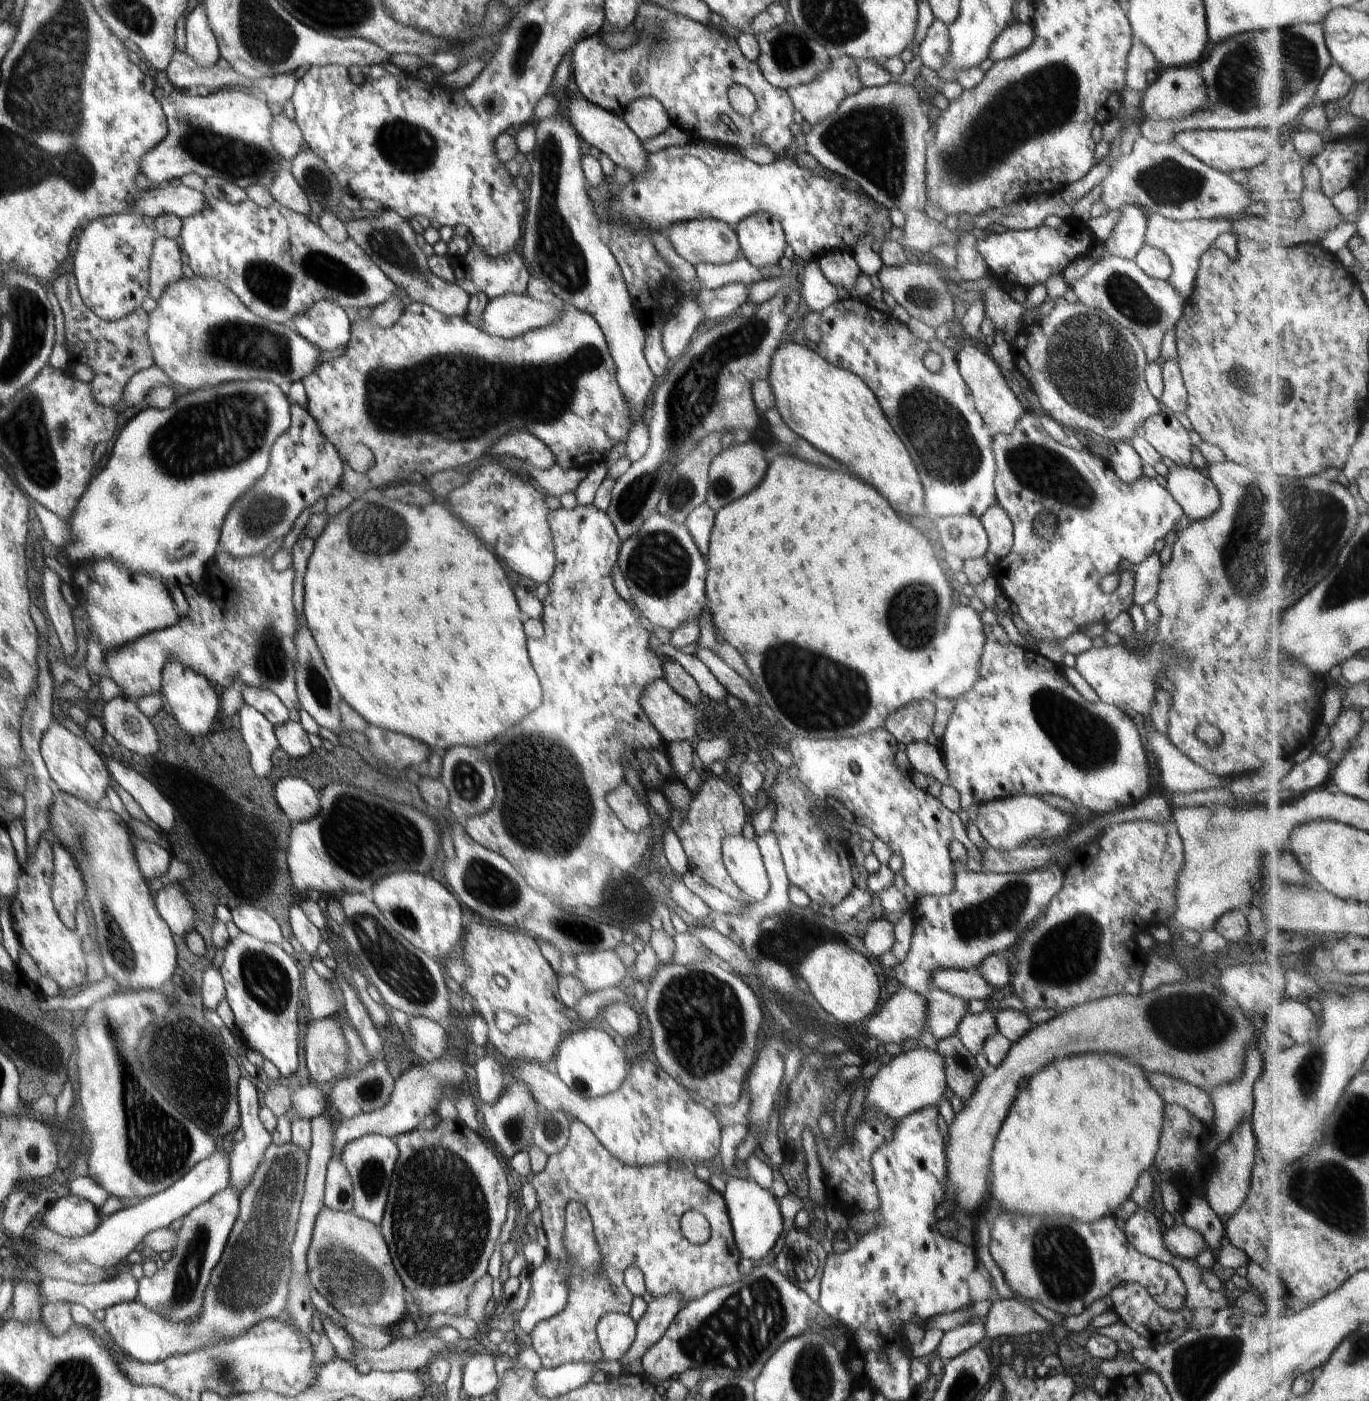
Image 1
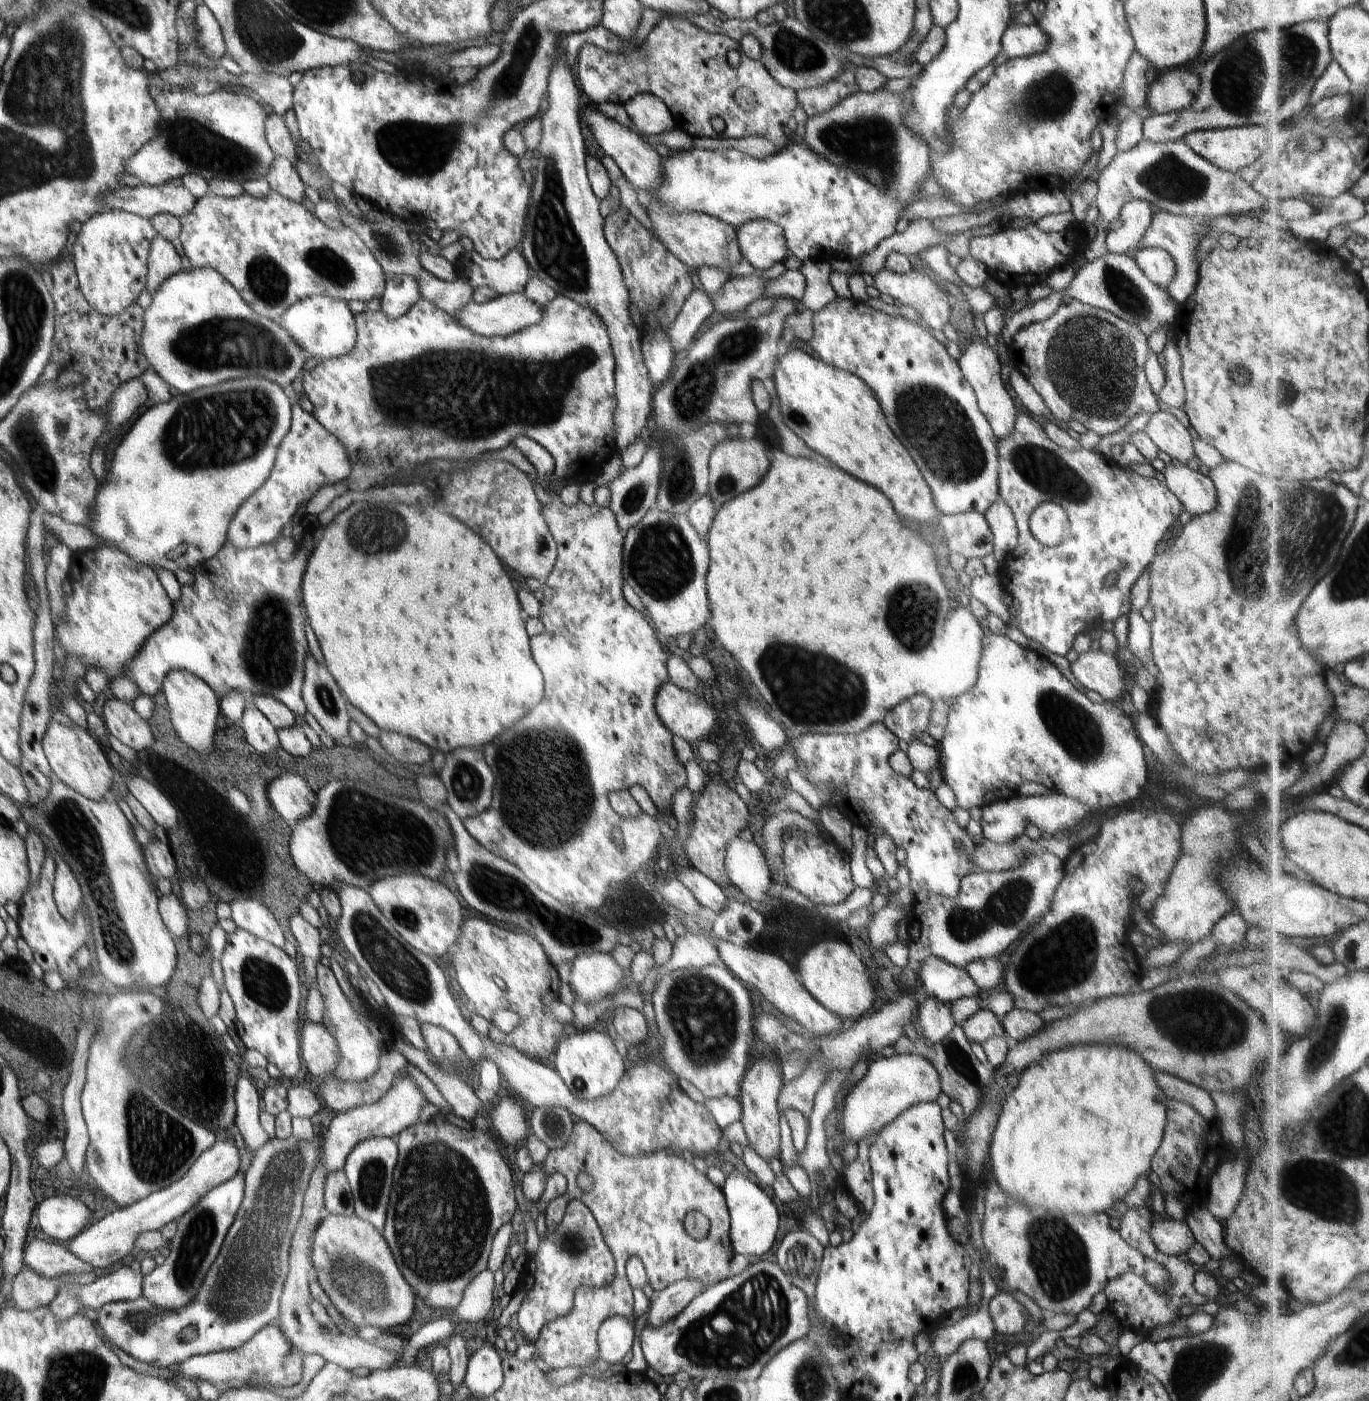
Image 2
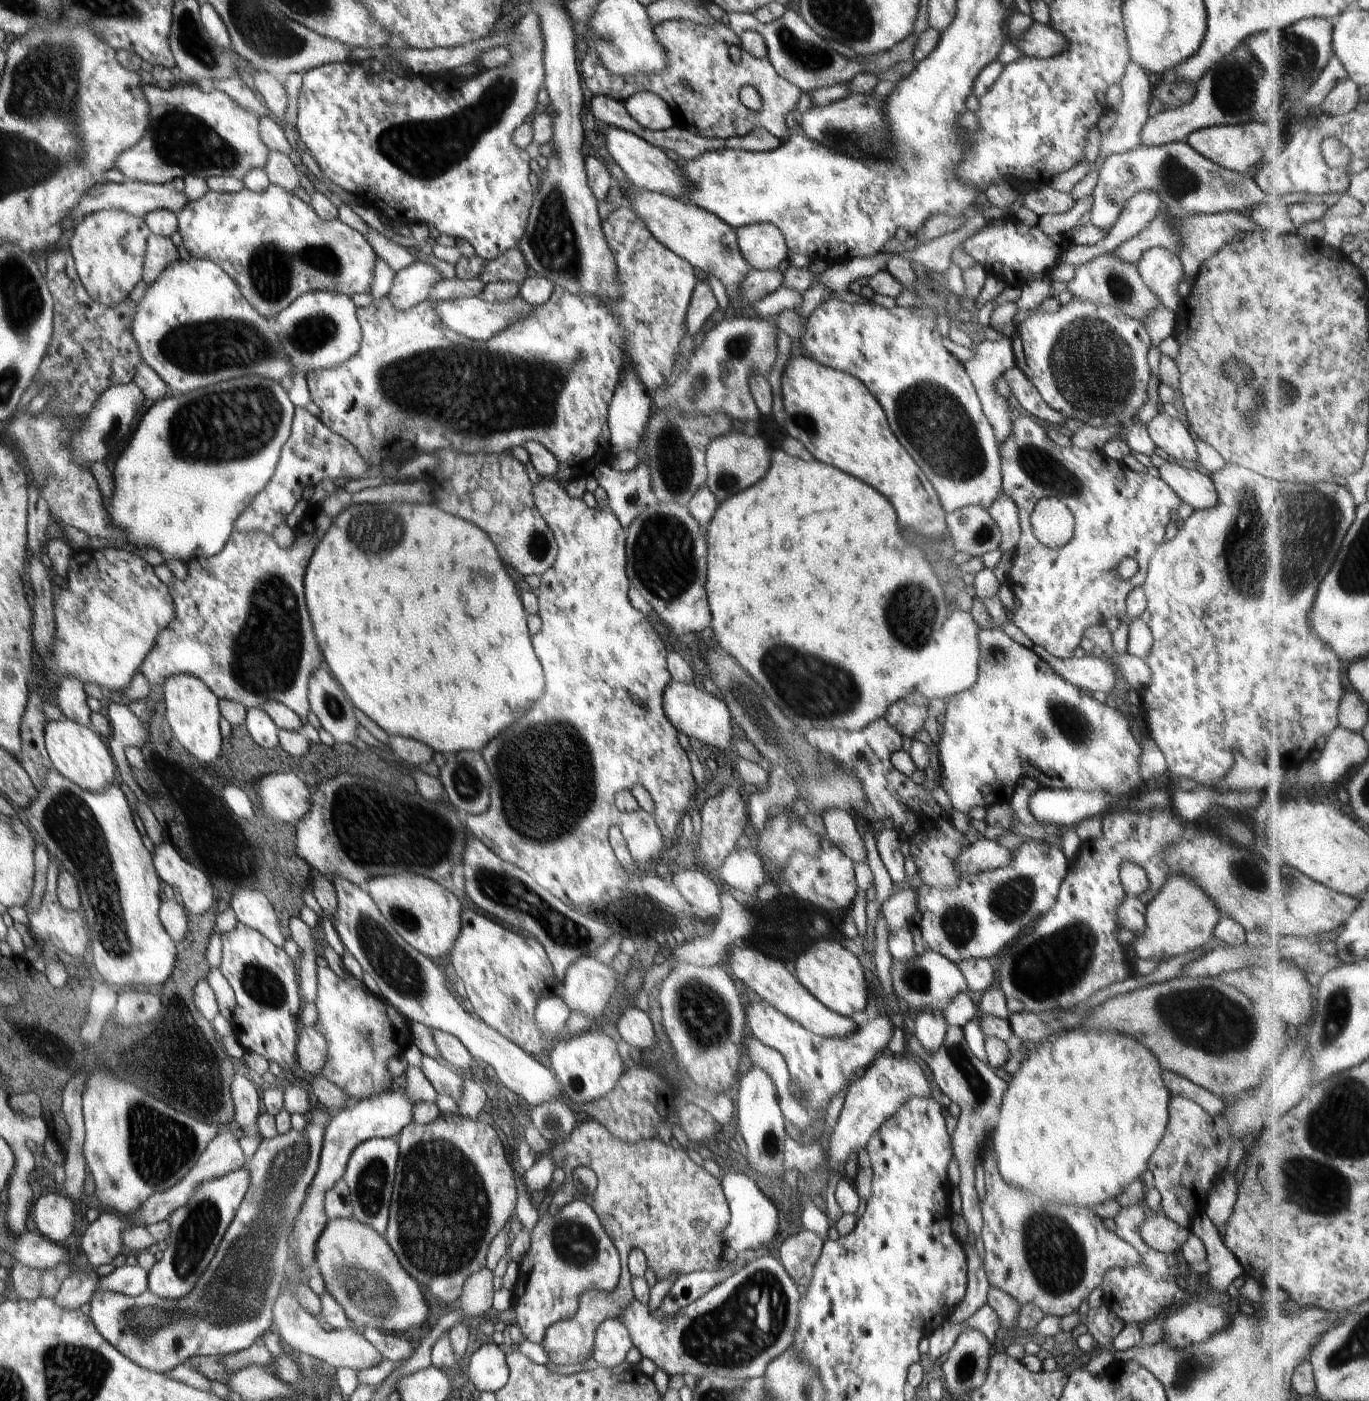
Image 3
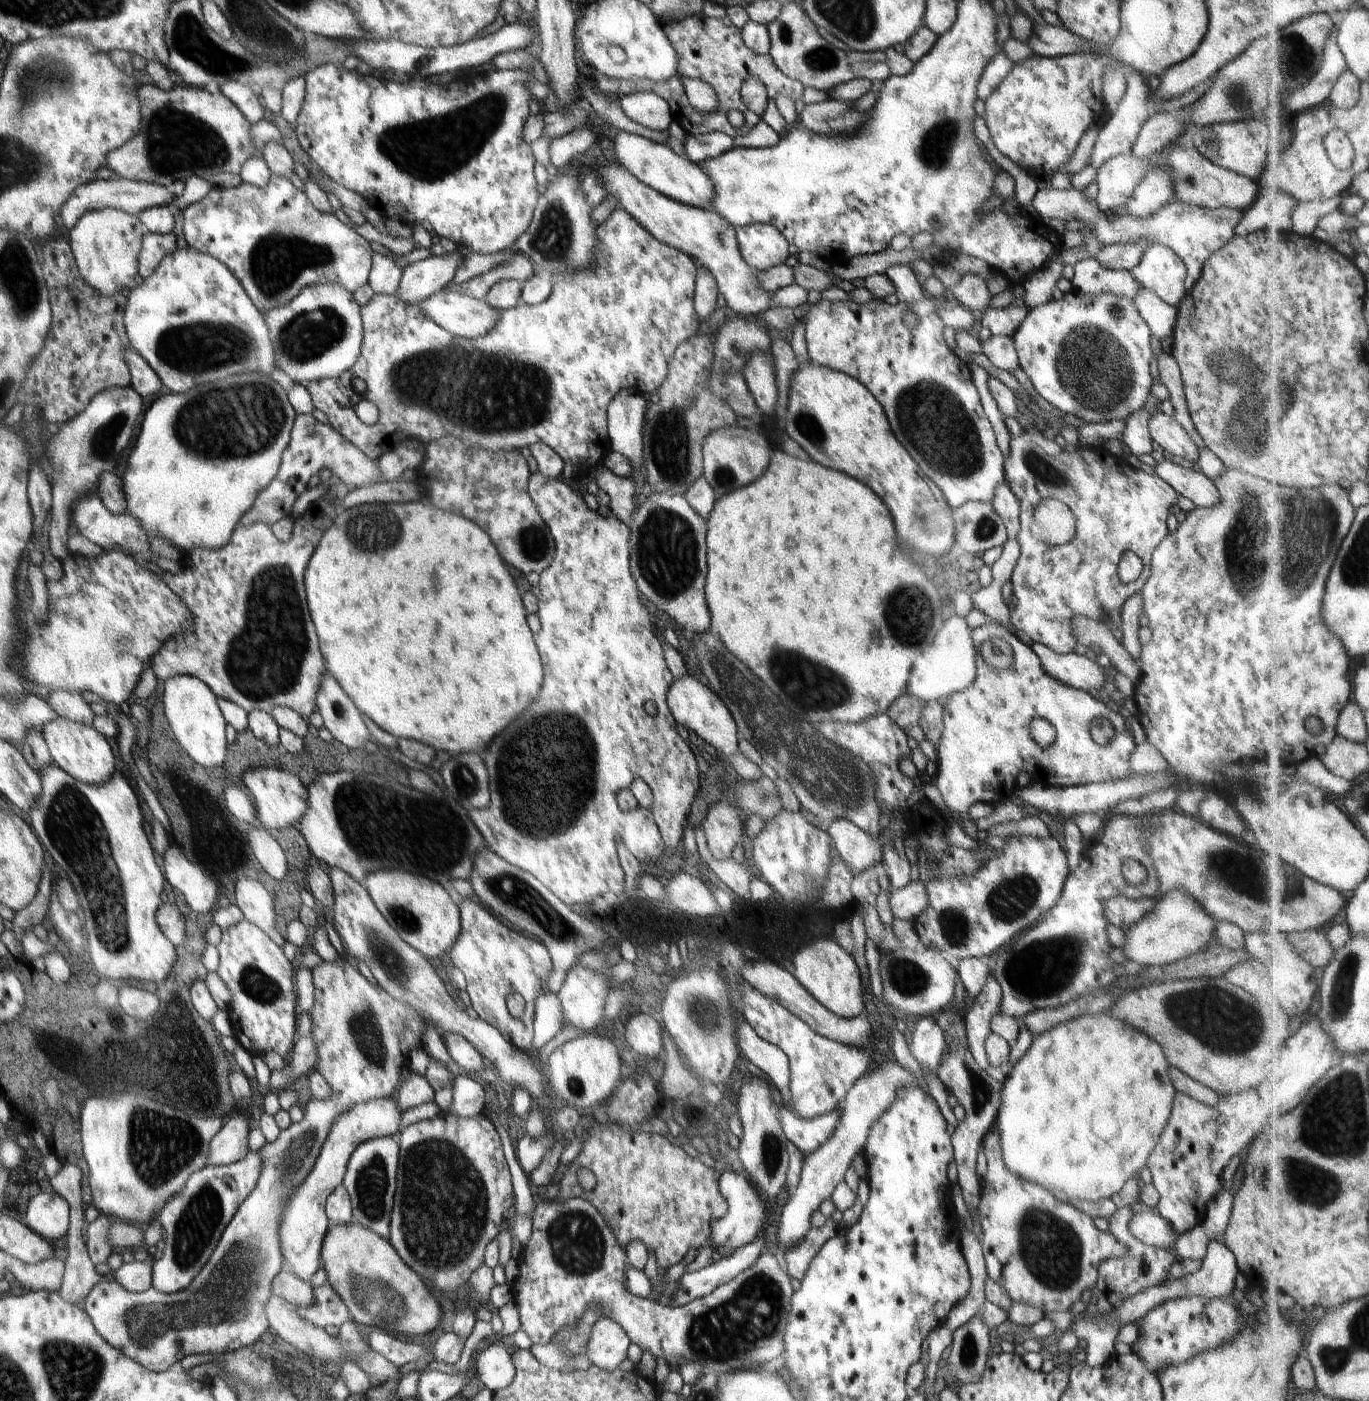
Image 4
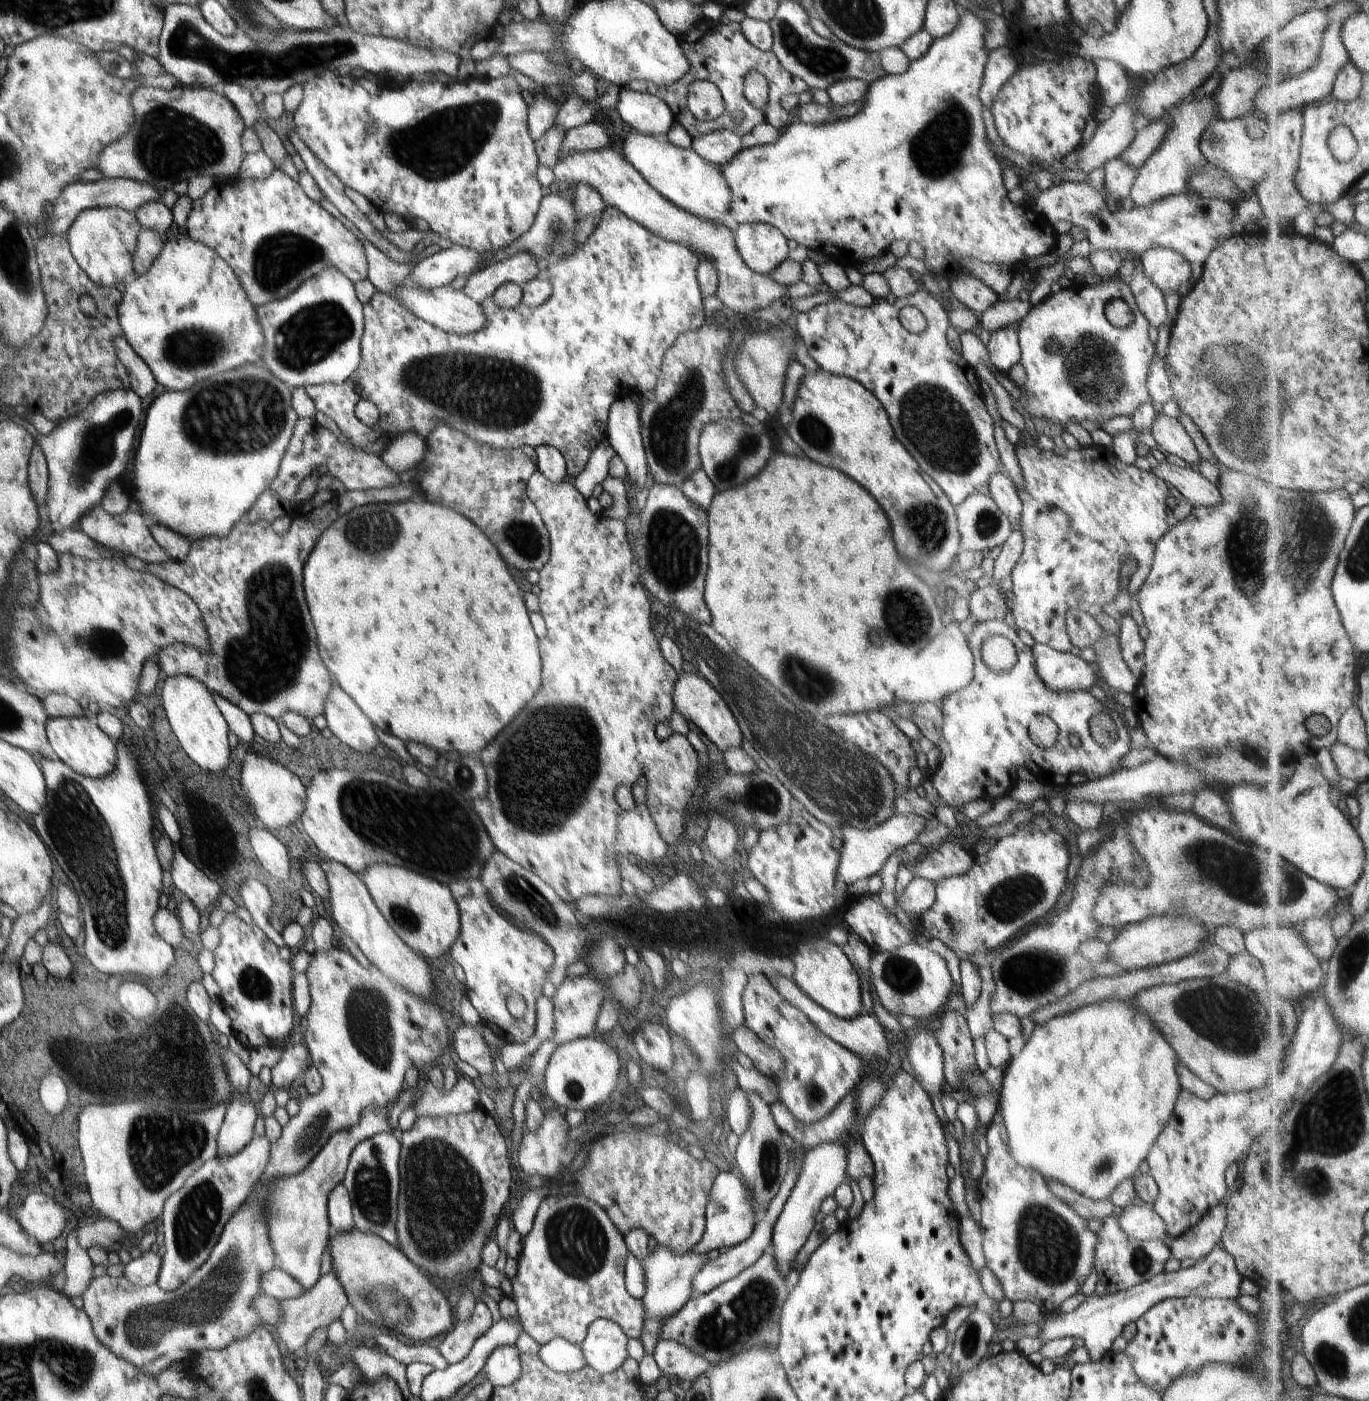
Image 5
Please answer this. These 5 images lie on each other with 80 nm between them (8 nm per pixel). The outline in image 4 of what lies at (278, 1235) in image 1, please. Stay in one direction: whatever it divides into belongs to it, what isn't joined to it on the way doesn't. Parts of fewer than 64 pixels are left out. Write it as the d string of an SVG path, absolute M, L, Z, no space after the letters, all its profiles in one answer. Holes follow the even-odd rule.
M338 954L334 962L322 962L314 966L311 972L315 1002L308 1014L312 1020L311 1035L316 1042L314 1070L330 1086L330 1098L310 1099L305 1105L304 1117L300 1122L290 1124L288 1129L280 1132L274 1143L266 1143L260 1148L262 1170L256 1187L242 1202L226 1226L210 1260L196 1274L186 1290L165 1294L151 1287L143 1292L130 1292L124 1290L116 1280L107 1280L104 1277L102 1282L96 1282L96 1286L86 1296L84 1311L98 1335L102 1336L102 1340L150 1372L168 1371L175 1362L181 1362L189 1355L234 1352L242 1346L254 1344L266 1331L270 1331L264 1306L273 1296L272 1280L280 1274L284 1264L280 1252L278 1224L282 1220L286 1200L312 1172L334 1122L358 1104L392 1098L401 1071L409 1065L410 1053L417 1050L426 1052L423 1033L427 1027L435 1025L426 1018L420 1018L420 1012L414 1012L412 1006L404 1004L398 998L392 998L392 994L388 994L380 982L372 984L360 970L346 960L345 954Z

